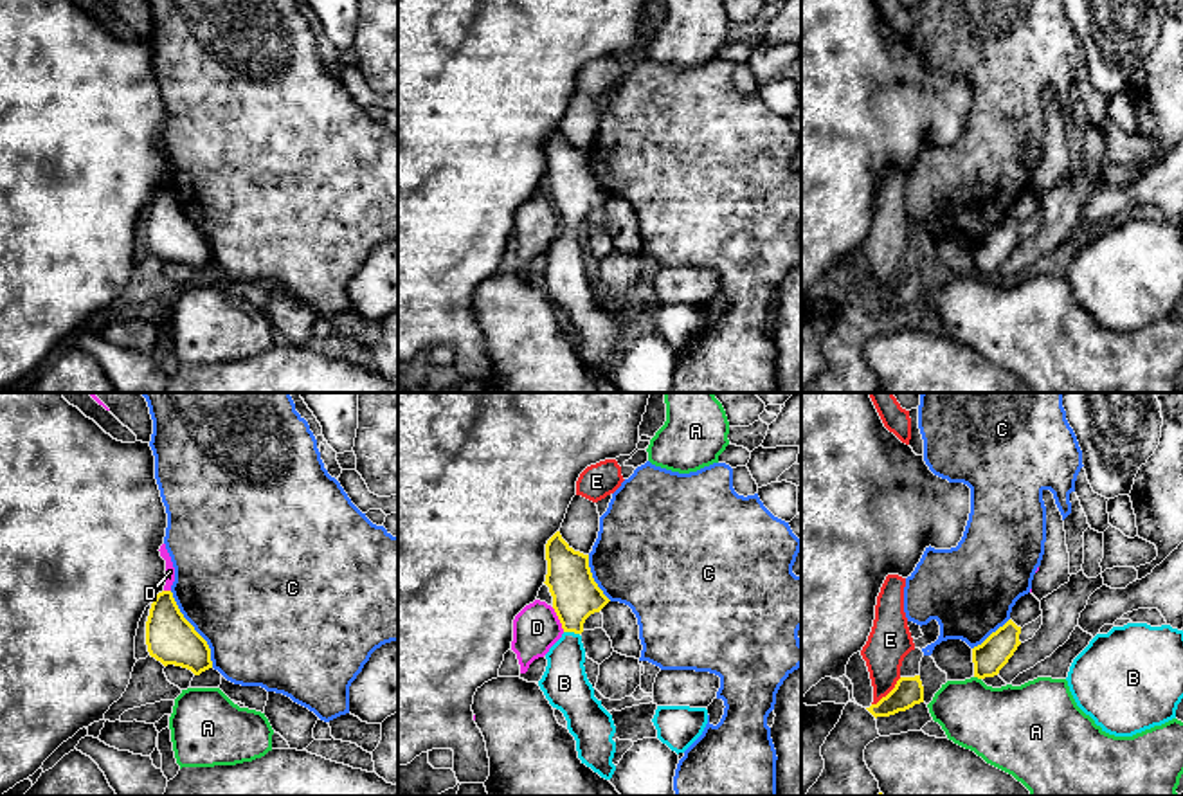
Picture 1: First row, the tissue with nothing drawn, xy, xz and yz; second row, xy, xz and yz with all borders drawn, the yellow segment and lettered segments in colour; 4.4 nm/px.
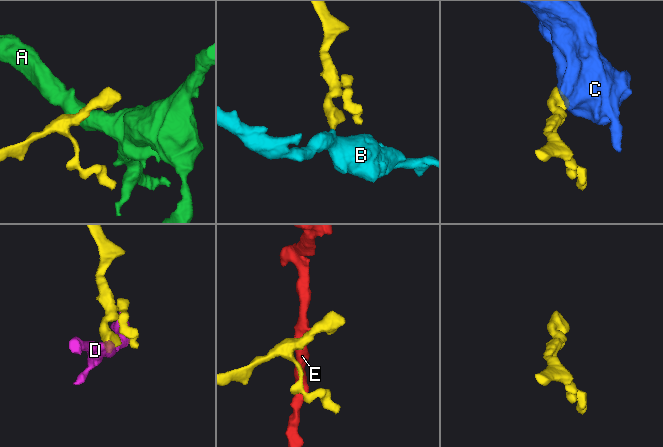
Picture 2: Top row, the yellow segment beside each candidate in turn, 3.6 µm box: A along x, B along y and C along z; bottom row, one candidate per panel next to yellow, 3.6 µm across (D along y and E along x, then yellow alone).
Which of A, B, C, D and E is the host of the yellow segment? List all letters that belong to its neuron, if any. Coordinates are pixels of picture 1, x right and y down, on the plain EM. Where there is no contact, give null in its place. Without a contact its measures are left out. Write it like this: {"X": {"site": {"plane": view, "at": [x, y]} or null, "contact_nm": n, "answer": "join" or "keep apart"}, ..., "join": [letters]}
{"A": {"site": {"plane": "yz", "at": [978, 274]}, "contact_nm": 40, "answer": "keep apart"}, "B": {"site": {"plane": "xz", "at": [571, 227]}, "contact_nm": 70, "answer": "join"}, "C": {"site": {"plane": "xy", "at": [193, 226]}, "contact_nm": 400, "answer": "keep apart"}, "D": {"site": {"plane": "xz", "at": [559, 215]}, "contact_nm": 130, "answer": "keep apart"}, "E": {"site": {"plane": "yz", "at": [888, 290]}, "contact_nm": 180, "answer": "keep apart"}, "join": ["B"]}

